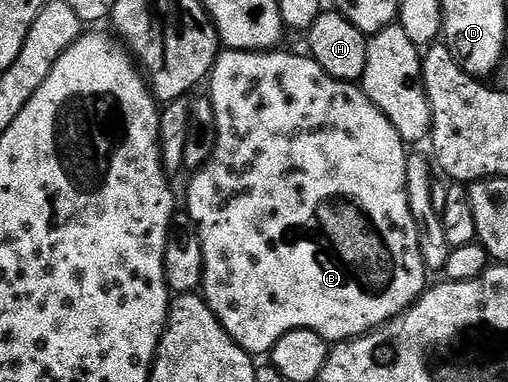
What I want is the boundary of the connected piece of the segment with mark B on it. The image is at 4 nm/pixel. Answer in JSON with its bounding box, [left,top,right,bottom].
[188,49,426,357]

